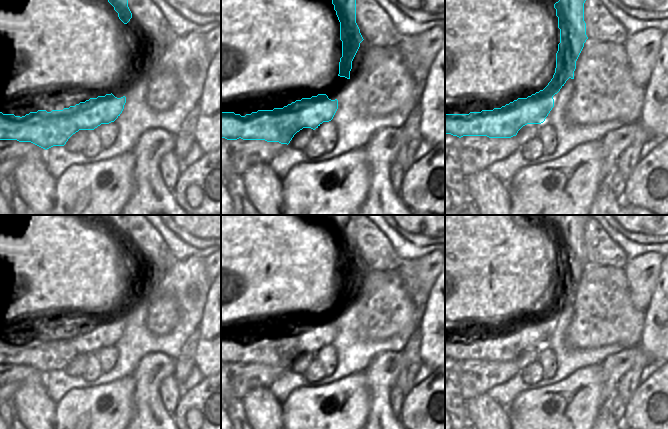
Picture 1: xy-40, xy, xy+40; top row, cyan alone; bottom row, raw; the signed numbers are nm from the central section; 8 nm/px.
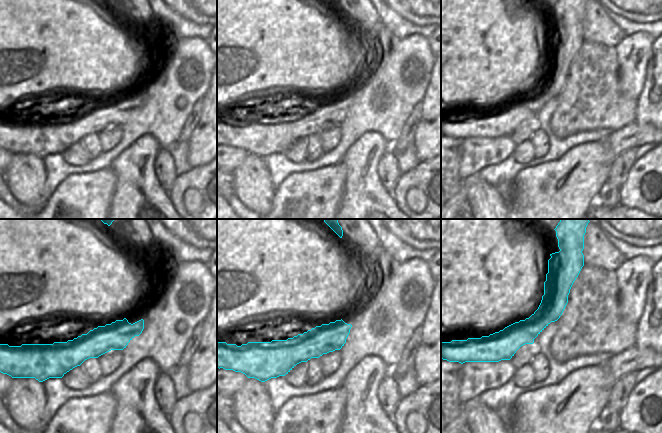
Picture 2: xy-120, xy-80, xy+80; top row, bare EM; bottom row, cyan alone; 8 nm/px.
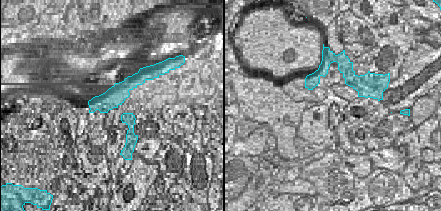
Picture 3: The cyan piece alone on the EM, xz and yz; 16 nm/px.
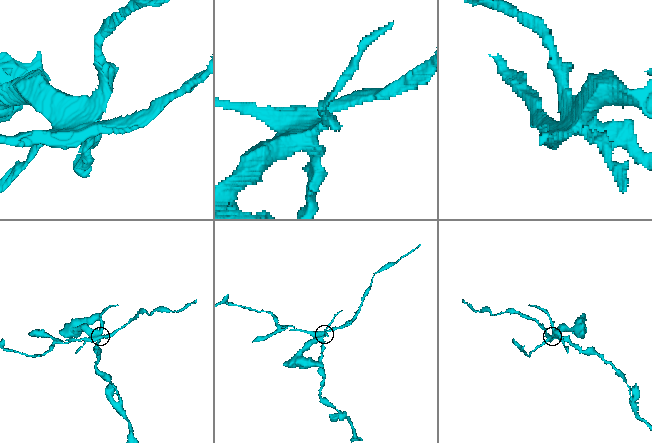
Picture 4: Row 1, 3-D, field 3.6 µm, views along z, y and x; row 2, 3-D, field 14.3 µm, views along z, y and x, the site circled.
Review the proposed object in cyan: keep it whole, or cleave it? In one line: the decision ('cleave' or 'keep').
cleave

